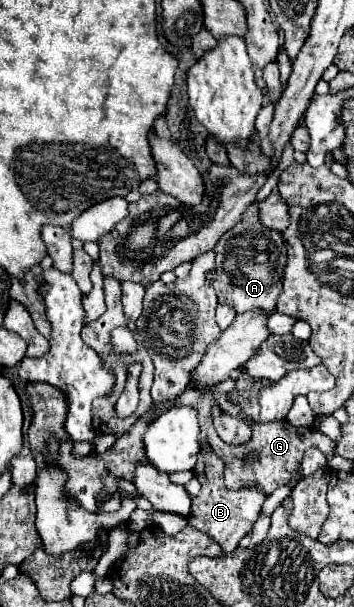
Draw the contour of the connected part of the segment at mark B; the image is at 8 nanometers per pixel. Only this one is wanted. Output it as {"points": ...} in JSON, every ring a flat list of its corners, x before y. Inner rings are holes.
{"points":[[217,458,207,460,205,480,201,482,199,496,193,498,191,514,189,514,187,520,193,528,213,536,221,544,225,554,229,554,239,546,239,540,251,530,251,526,255,524,255,518,259,518,261,506,263,506,267,496,257,488,241,488,241,490,235,490,235,492,227,492,225,484,223,484,223,466,225,464]]}

